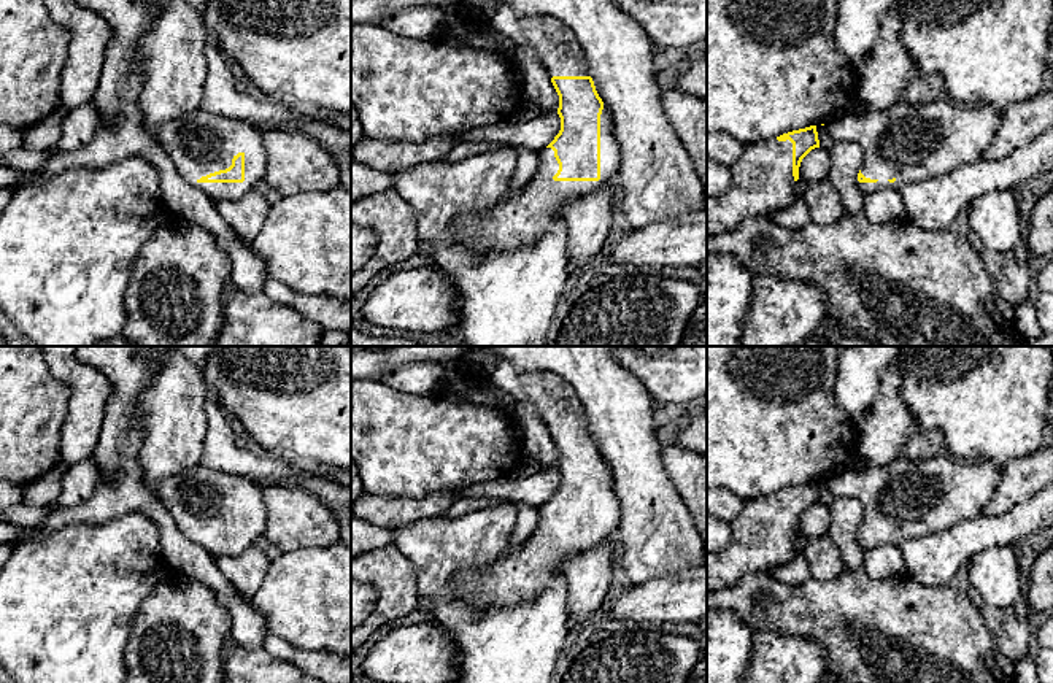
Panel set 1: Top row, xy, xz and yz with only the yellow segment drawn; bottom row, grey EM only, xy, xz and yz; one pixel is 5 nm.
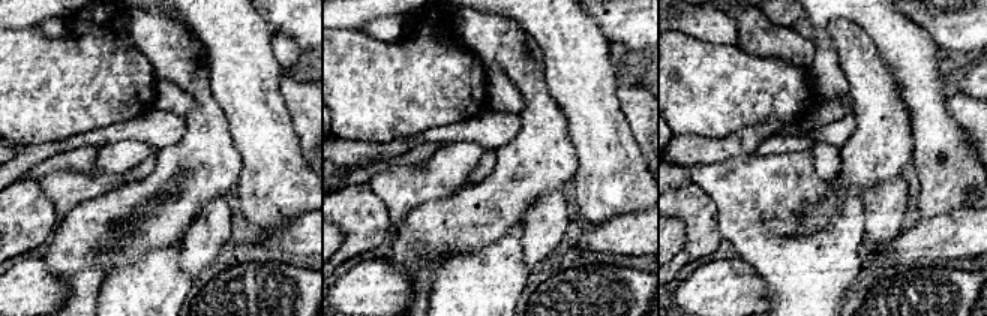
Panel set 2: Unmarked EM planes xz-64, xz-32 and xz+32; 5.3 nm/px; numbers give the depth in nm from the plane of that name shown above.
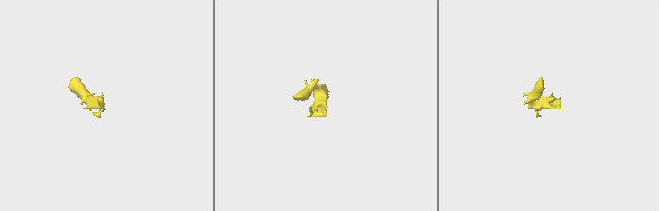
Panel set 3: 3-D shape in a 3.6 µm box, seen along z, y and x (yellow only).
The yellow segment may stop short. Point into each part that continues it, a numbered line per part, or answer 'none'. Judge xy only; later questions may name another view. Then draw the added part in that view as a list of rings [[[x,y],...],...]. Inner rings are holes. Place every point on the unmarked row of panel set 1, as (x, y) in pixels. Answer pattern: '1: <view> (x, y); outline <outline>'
1: xy (199, 499); outline [[[200,464],[160,480],[157,494],[178,529],[214,558],[240,554],[264,535],[262,486],[245,477],[210,470]],[[238,508],[245,510],[243,538],[199,537],[229,524]]]

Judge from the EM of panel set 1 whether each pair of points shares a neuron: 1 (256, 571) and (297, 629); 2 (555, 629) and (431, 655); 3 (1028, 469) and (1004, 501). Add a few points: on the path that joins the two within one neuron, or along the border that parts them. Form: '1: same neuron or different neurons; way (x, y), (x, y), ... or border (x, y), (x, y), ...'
1: different neurons; border (270, 559), (267, 575), (251, 602)
2: different neurons; border (459, 647), (462, 666)
3: same neuron; way (1023, 477), (1009, 493)

